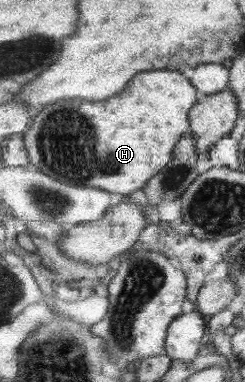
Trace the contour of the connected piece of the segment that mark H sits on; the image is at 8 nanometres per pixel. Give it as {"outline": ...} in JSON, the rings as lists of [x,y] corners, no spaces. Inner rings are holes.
{"outline":[[[151,70],[136,75],[131,85],[119,97],[111,97],[111,101],[81,101],[81,107],[69,105],[75,101],[64,102],[67,107],[49,104],[41,115],[36,115],[31,129],[22,135],[29,153],[29,164],[61,183],[97,187],[112,193],[116,198],[133,195],[174,160],[175,145],[190,131],[190,112],[198,103],[197,92],[197,87],[184,73]]]}

